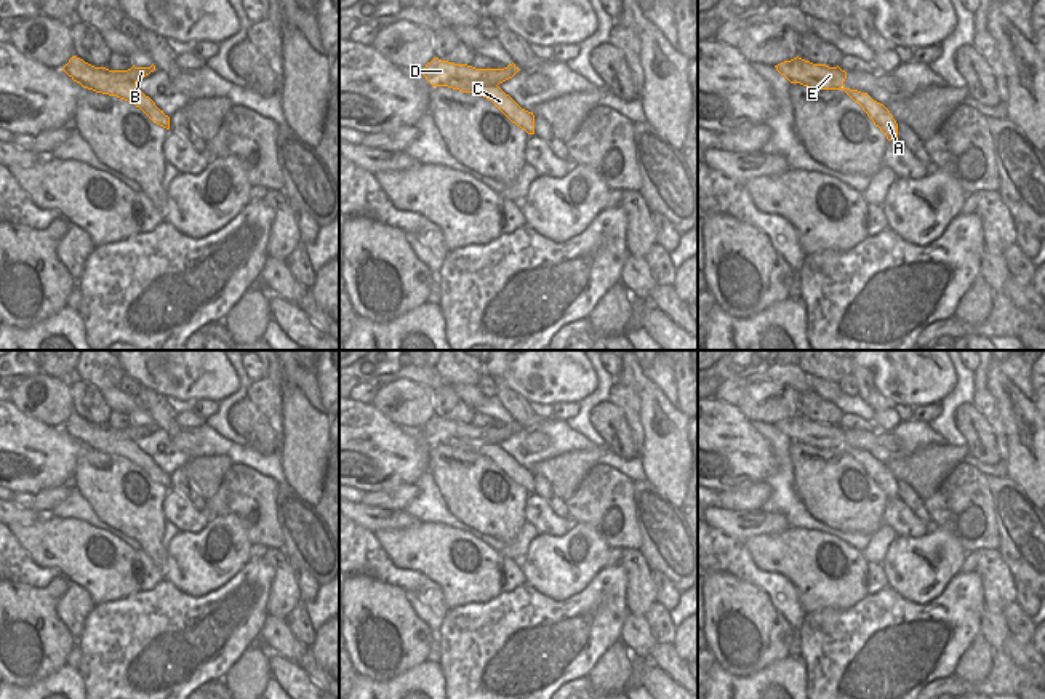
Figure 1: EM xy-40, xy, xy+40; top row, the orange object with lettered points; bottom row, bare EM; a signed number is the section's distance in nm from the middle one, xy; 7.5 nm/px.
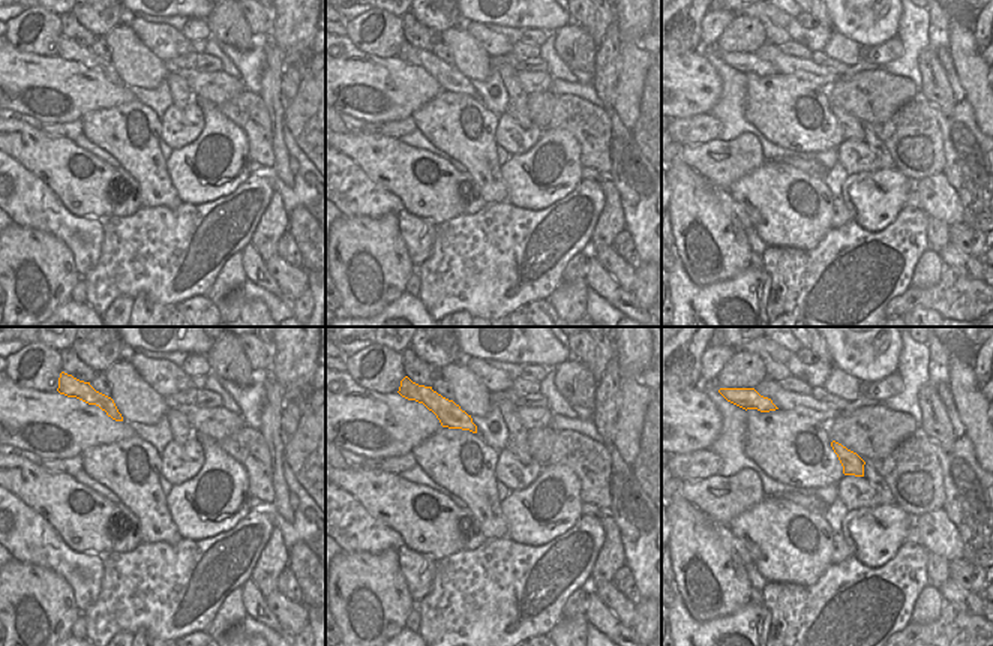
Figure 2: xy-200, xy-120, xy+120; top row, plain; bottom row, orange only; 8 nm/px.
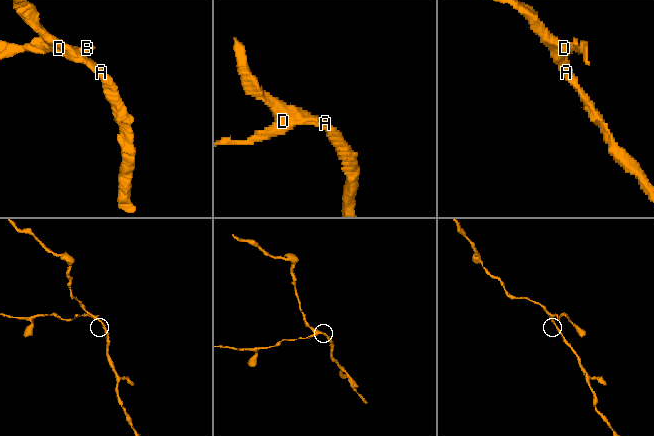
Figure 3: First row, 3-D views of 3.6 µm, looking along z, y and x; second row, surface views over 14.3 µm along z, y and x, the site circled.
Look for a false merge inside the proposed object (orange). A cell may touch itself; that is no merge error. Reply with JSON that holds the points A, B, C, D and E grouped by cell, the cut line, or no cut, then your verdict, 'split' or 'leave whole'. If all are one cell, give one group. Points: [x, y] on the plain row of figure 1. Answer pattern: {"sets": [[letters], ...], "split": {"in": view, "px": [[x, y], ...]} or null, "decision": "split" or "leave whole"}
{"sets": [["A", "C"], ["B", "D", "E"]], "split": {"in": "xy", "px": [[496, 443], [461, 448]]}, "decision": "split"}

